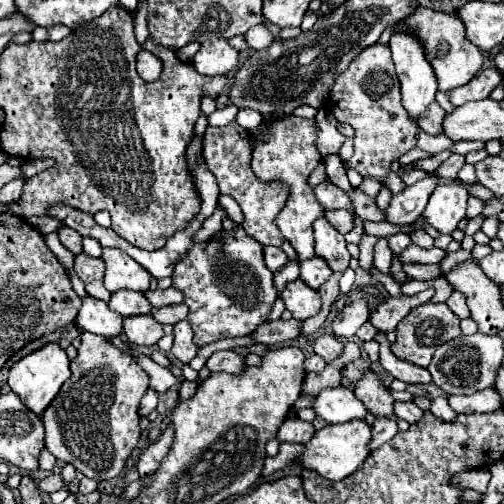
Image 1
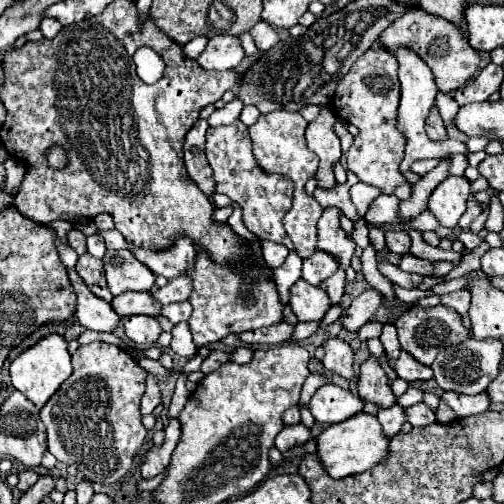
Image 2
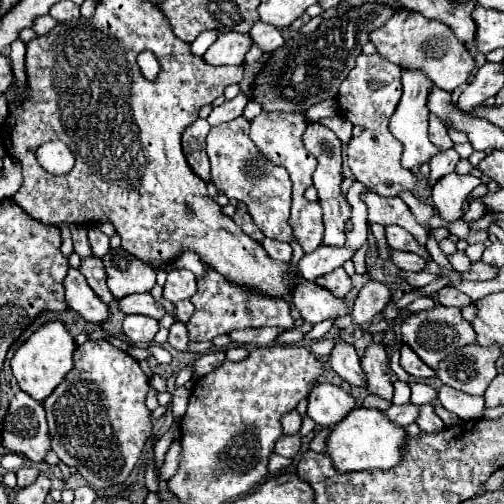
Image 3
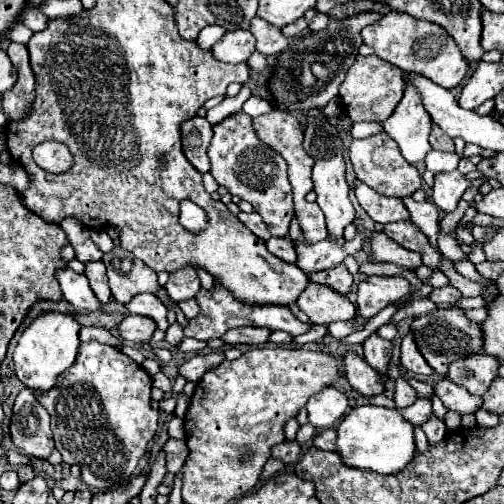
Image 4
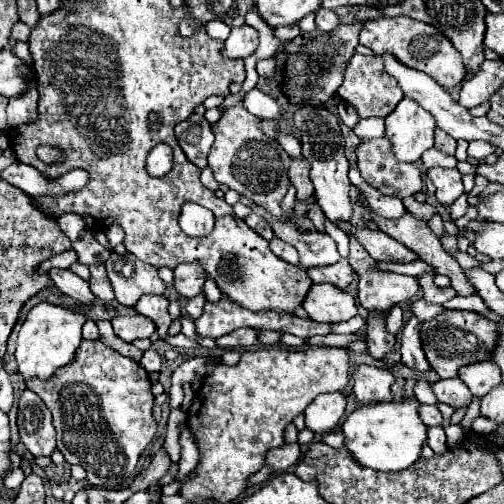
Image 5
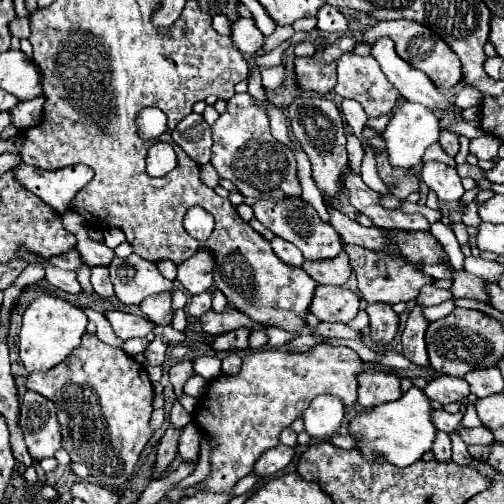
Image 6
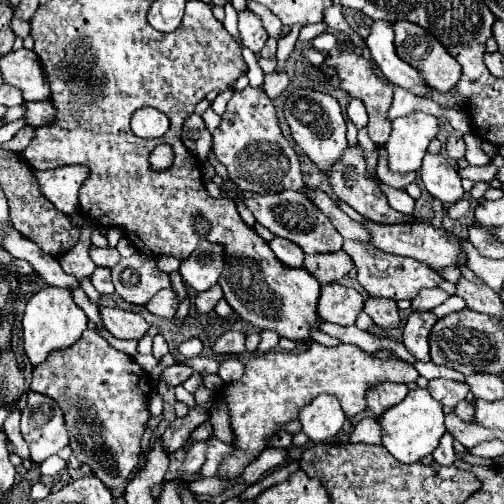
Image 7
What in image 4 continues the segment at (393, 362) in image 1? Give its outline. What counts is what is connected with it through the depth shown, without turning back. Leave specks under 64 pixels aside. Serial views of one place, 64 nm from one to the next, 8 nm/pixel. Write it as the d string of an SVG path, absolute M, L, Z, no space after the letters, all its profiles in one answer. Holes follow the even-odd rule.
M408 332L404 336L404 340L402 340L402 356L400 356L400 362L402 362L402 366L408 372L422 374L422 376L430 376L432 374L432 368L428 368L428 362L418 352L418 346L414 342L414 334L412 332Z

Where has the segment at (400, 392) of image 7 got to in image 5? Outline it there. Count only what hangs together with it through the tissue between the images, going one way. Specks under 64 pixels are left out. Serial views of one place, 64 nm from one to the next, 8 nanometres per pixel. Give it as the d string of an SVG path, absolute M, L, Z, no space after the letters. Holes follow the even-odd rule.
M358 366L352 374L354 378L354 396L362 404L376 404L376 402L390 402L394 398L392 384L396 378L392 372L374 368L374 366Z

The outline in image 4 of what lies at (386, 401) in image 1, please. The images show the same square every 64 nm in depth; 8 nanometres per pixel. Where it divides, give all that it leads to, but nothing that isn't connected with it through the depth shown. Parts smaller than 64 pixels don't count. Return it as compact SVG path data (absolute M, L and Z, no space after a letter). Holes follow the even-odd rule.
M378 332L370 334L364 342L364 358L368 364L372 364L372 368L376 368L378 372L388 372L388 360L390 360L390 352L392 352L392 340L382 338Z

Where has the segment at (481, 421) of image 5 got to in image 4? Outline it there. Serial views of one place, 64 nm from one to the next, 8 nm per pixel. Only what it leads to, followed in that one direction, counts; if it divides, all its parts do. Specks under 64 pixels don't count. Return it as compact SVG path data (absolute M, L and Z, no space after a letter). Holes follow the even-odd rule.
M480 409L476 413L476 422L477 426L483 428L492 428L495 427L500 419L500 415L494 414L491 412L484 412L484 410Z

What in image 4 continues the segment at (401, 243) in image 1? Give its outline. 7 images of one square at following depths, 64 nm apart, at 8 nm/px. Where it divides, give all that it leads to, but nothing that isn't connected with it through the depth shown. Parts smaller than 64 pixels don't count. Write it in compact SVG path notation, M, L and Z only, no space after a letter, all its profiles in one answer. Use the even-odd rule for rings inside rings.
M400 220L400 222L388 222L384 224L384 234L398 244L402 244L408 250L414 250L422 256L422 264L430 266L432 270L440 270L442 254L430 244L428 236L412 222L412 220Z

